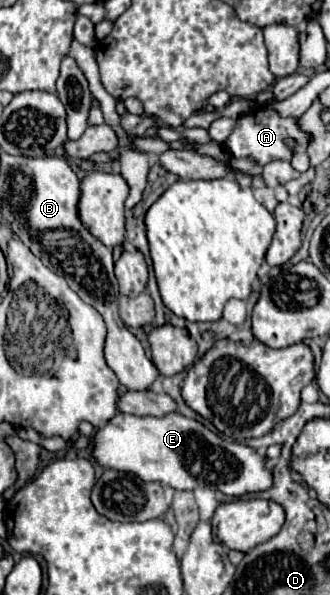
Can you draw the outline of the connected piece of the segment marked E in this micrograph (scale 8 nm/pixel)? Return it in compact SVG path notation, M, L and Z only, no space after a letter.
M117 413L95 433L93 455L103 467L135 473L145 483L157 481L179 491L207 487L229 497L243 497L245 493L259 493L273 487L273 469L267 467L263 455L247 445L219 439L205 425L181 413L165 417Z

